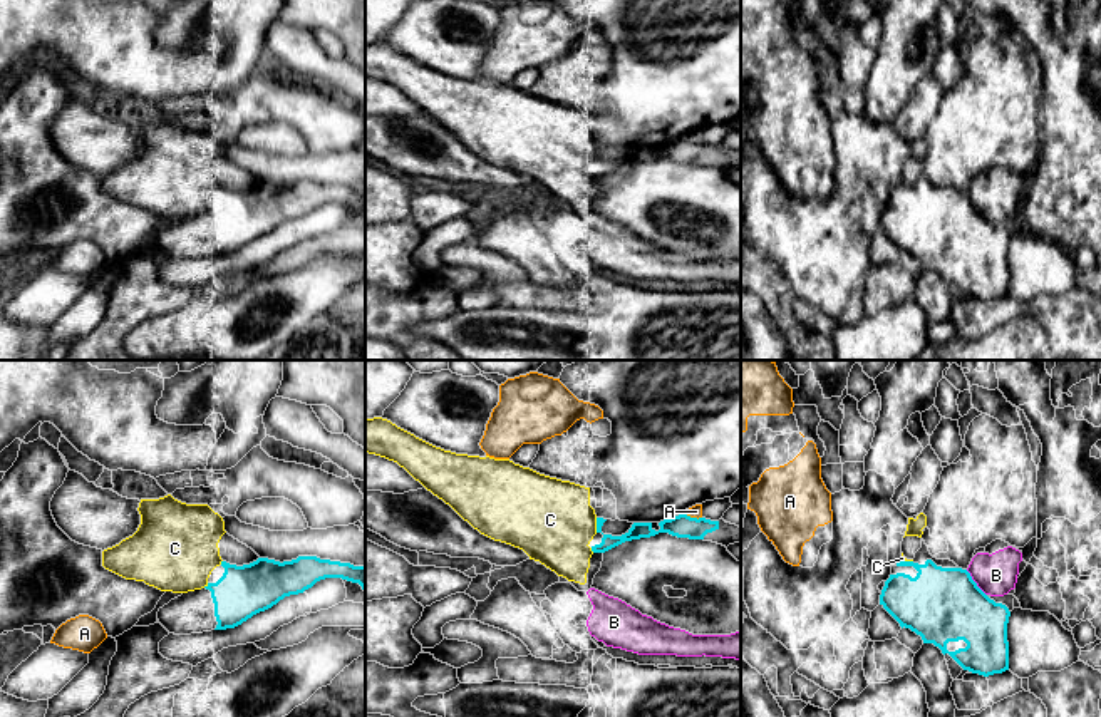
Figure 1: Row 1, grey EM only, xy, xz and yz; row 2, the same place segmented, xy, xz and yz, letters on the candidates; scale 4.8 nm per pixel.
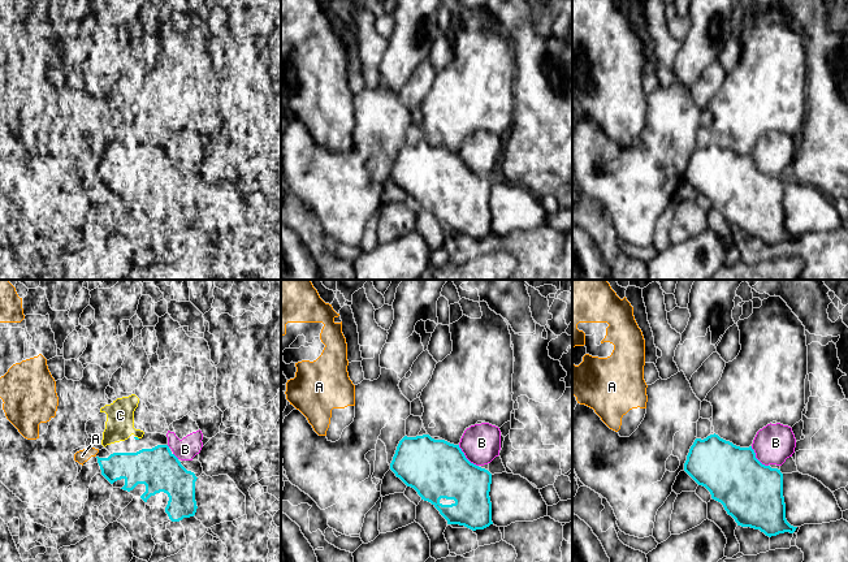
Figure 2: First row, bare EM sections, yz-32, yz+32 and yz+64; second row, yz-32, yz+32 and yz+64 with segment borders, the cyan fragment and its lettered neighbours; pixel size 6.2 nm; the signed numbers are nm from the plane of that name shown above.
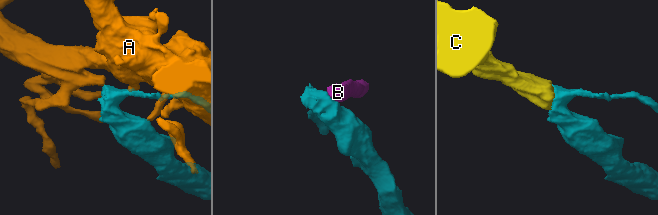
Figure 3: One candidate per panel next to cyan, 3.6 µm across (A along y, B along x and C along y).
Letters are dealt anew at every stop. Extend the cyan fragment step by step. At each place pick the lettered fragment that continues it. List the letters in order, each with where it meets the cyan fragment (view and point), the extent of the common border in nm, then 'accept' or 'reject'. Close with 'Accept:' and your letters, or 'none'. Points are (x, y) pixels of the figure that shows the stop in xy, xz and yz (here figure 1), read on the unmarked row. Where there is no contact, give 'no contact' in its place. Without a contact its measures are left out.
A: xz (692, 143) | 100 nm | reject
B: yz (976, 208) | 160 nm | reject
C: xz (597, 149) | 70 nm | accept
Accept: C

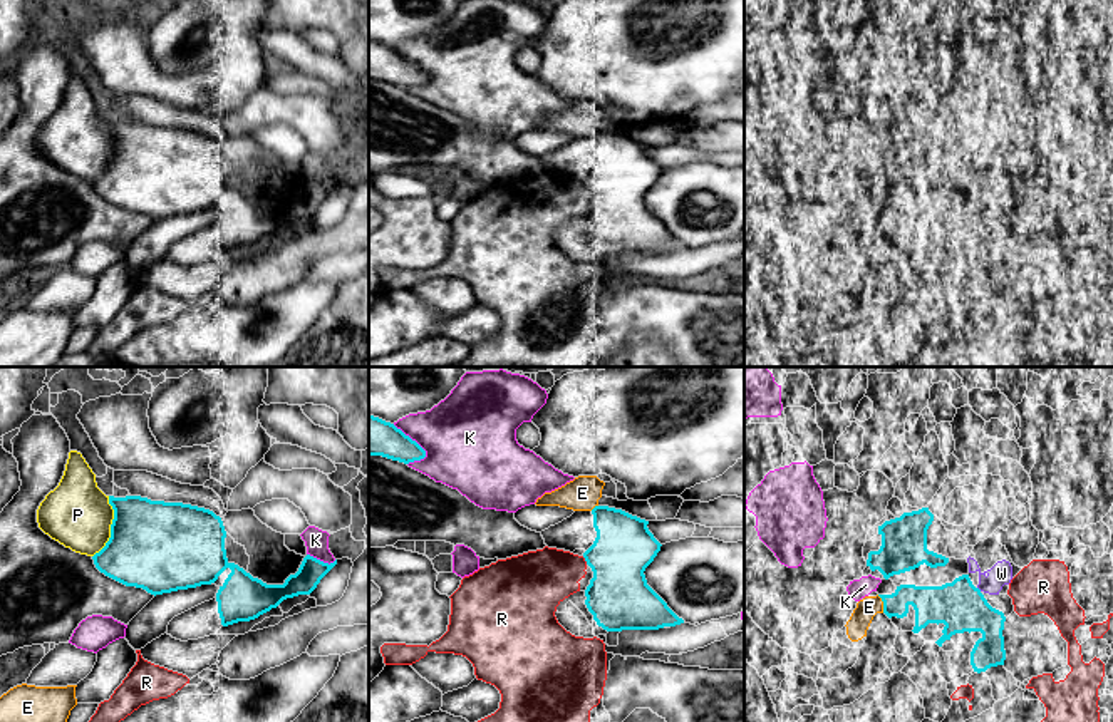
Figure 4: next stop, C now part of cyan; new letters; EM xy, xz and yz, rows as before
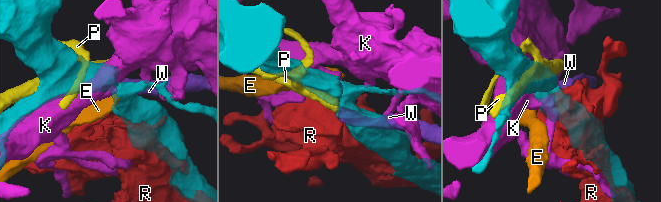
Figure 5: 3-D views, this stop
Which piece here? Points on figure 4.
E: yz (884, 228) | 90 nm | reject
K: xz (411, 64) | 220 nm | reject
P: xy (111, 151) | 300 nm | reject
R: xz (585, 185) | 50 nm | reject
W: no contact | reject
Accept: none

